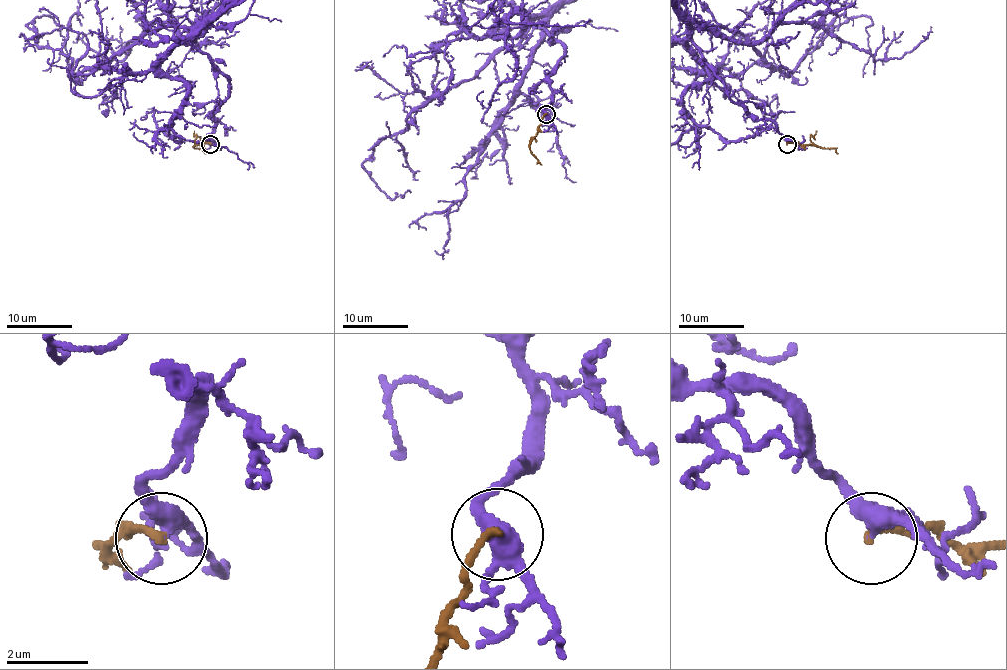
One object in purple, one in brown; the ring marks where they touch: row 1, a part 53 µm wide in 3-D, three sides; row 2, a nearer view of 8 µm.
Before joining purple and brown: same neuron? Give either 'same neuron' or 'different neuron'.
same neuron

